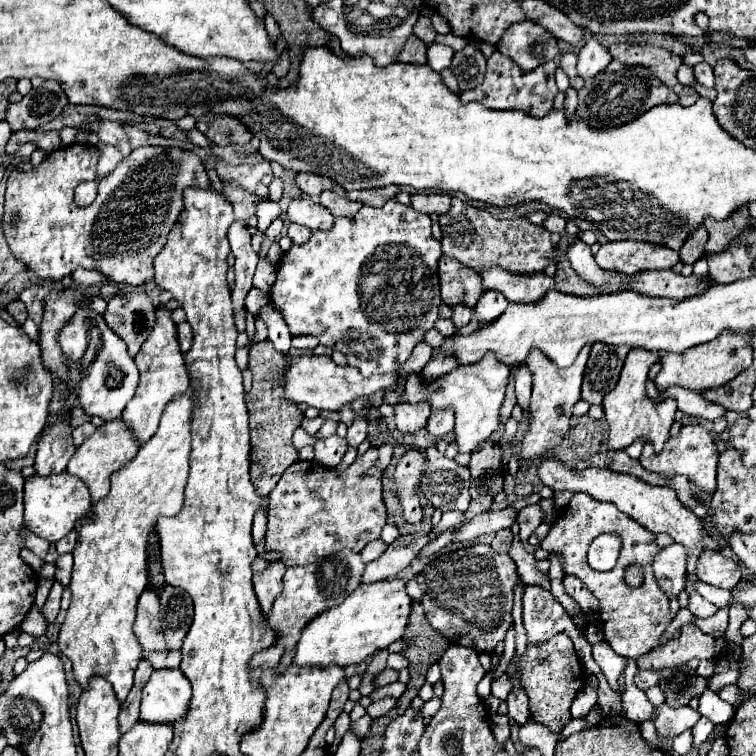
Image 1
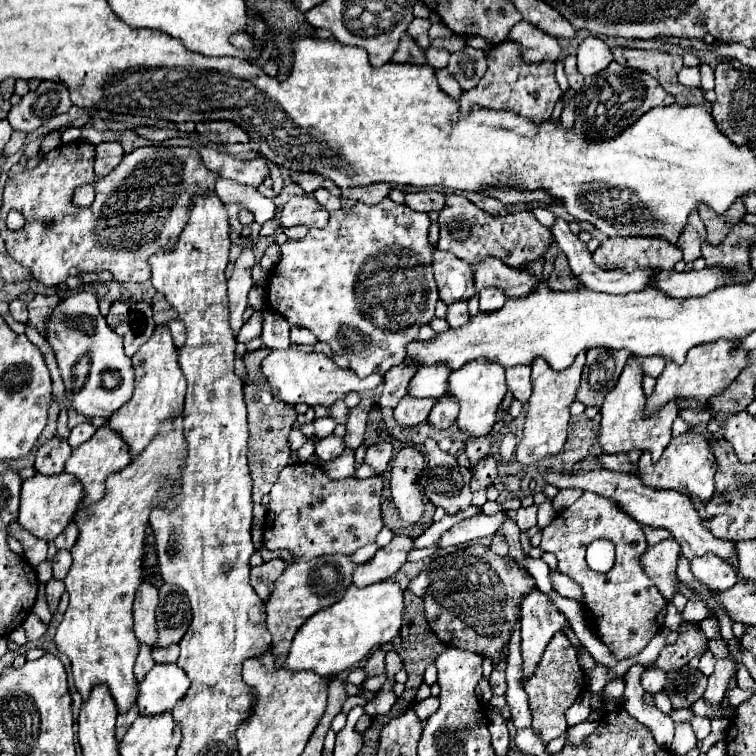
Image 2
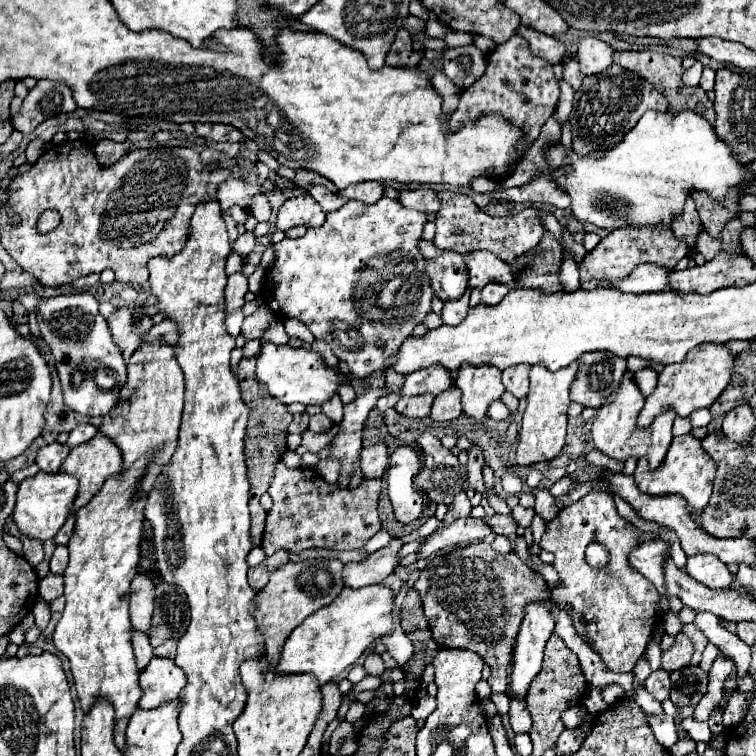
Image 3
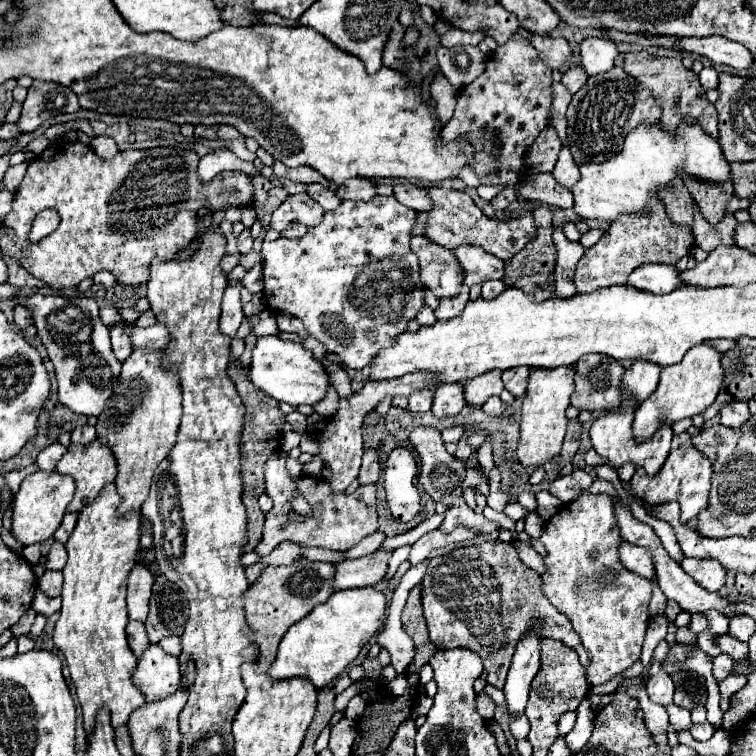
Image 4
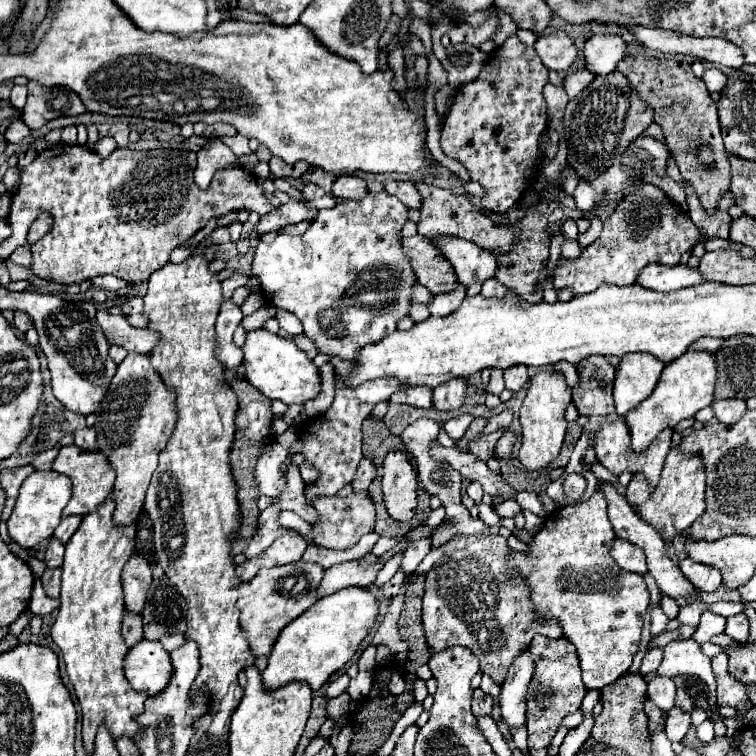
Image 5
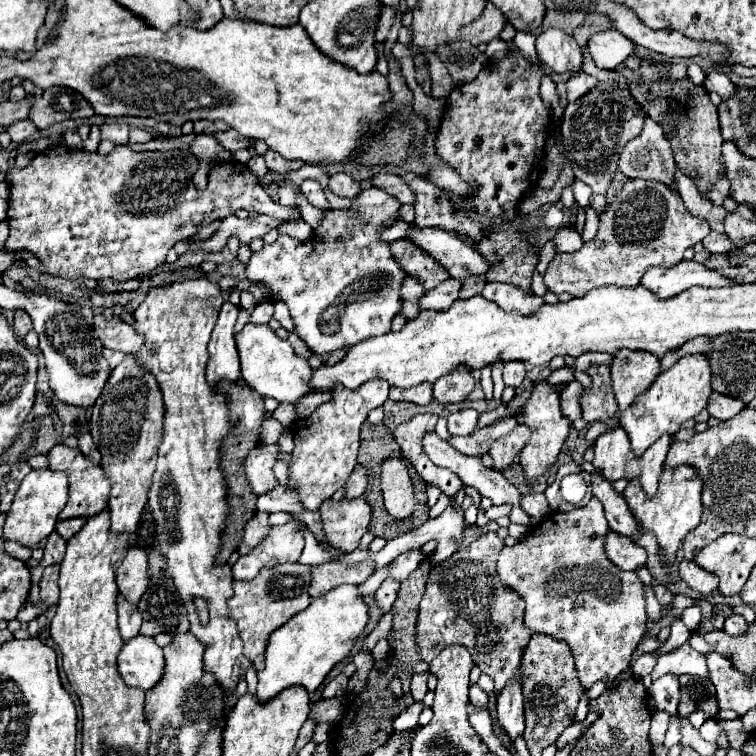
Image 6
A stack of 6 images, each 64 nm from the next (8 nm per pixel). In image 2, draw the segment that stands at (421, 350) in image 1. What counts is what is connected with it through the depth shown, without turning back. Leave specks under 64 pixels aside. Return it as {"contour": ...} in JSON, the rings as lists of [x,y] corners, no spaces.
{"contour":[[[402,362],[400,366],[392,368],[386,376],[384,376],[384,392],[380,396],[380,402],[378,406],[380,408],[394,408],[404,396],[406,396],[406,390],[408,390],[408,382],[412,380],[412,374],[418,372],[418,366],[412,364],[412,368],[408,368],[406,362]]]}

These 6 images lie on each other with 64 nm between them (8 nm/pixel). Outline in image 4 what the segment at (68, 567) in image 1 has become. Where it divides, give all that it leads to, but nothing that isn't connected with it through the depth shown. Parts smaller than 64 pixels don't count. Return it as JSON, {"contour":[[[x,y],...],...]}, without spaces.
{"contour":[[[54,542],[48,558],[46,558],[46,568],[48,570],[62,570],[66,566],[66,548],[60,542]]]}

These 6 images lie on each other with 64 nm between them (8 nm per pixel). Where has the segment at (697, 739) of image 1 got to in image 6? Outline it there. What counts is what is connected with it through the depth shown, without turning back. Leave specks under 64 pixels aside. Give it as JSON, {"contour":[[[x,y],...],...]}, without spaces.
{"contour":[[[708,718],[708,720],[700,726],[700,736],[702,736],[704,740],[708,740],[708,742],[716,742],[718,734],[720,734],[720,724],[714,722],[712,718]]]}

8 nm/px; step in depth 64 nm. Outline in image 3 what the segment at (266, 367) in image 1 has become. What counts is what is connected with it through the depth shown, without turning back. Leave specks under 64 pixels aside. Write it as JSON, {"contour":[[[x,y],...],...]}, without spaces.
{"contour":[[[256,356],[252,358],[242,358],[240,362],[240,372],[238,372],[238,380],[240,380],[240,388],[242,388],[242,398],[246,400],[246,406],[250,410],[250,418],[248,418],[248,430],[246,430],[246,464],[248,464],[248,476],[250,476],[250,514],[252,514],[252,544],[258,546],[262,540],[262,530],[264,530],[264,520],[266,520],[266,512],[260,506],[260,496],[264,492],[268,492],[272,476],[274,476],[274,468],[276,464],[282,460],[284,452],[286,452],[286,434],[288,434],[288,424],[292,422],[292,414],[288,412],[286,404],[282,404],[280,400],[272,398],[264,384],[260,388],[260,382],[256,382]]]}

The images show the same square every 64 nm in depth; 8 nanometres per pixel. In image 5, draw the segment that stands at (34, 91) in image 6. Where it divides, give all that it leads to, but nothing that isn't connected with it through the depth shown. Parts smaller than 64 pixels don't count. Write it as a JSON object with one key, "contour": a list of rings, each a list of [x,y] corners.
{"contour":[[[34,80],[28,82],[28,100],[22,110],[22,120],[30,130],[42,128],[48,120],[60,116],[80,116],[86,108],[76,92],[64,86],[42,86]]]}

